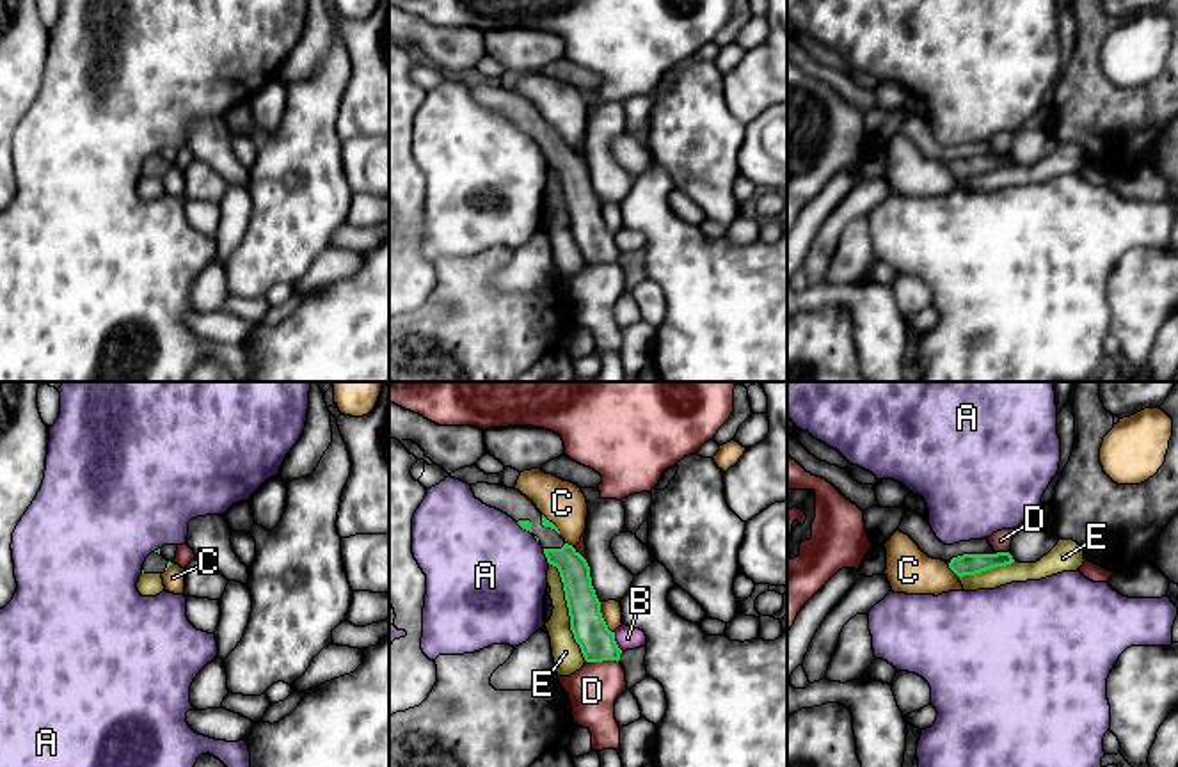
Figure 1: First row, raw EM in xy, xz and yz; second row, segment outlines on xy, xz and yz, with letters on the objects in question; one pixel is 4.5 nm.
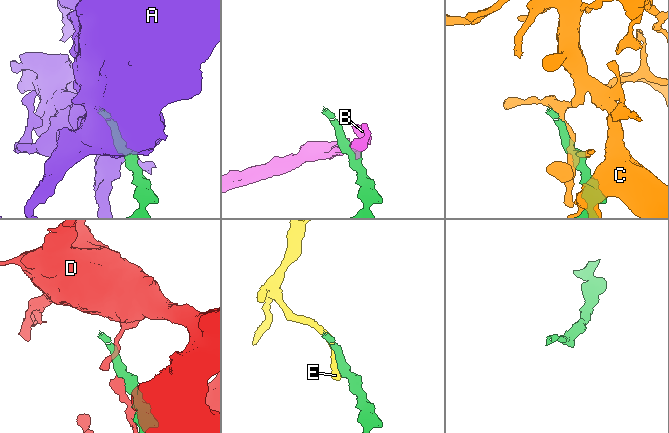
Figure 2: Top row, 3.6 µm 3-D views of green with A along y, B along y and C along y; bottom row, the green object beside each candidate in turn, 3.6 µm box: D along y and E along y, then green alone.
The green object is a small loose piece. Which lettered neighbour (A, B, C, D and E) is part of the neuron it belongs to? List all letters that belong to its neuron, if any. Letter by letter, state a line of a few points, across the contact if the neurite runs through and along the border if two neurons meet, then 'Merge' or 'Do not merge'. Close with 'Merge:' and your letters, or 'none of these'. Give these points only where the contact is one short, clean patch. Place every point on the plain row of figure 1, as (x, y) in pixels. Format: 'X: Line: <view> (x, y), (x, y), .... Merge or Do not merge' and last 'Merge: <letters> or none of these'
A: Do not merge
B: Do not merge
C: Do not merge
D: Do not merge
E: Do not merge
Merge: none of these

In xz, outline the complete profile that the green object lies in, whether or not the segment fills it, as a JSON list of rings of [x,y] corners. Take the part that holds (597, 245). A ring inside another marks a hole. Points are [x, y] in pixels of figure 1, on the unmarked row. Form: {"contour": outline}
{"contour": [[[471,87],[476,101],[512,119],[522,131],[529,133],[542,147],[547,165],[556,169],[563,185],[570,218],[570,233],[586,265],[620,263],[622,252],[602,220],[601,204],[595,197],[586,162],[569,147],[558,130],[549,124],[515,91],[501,87]]]}

